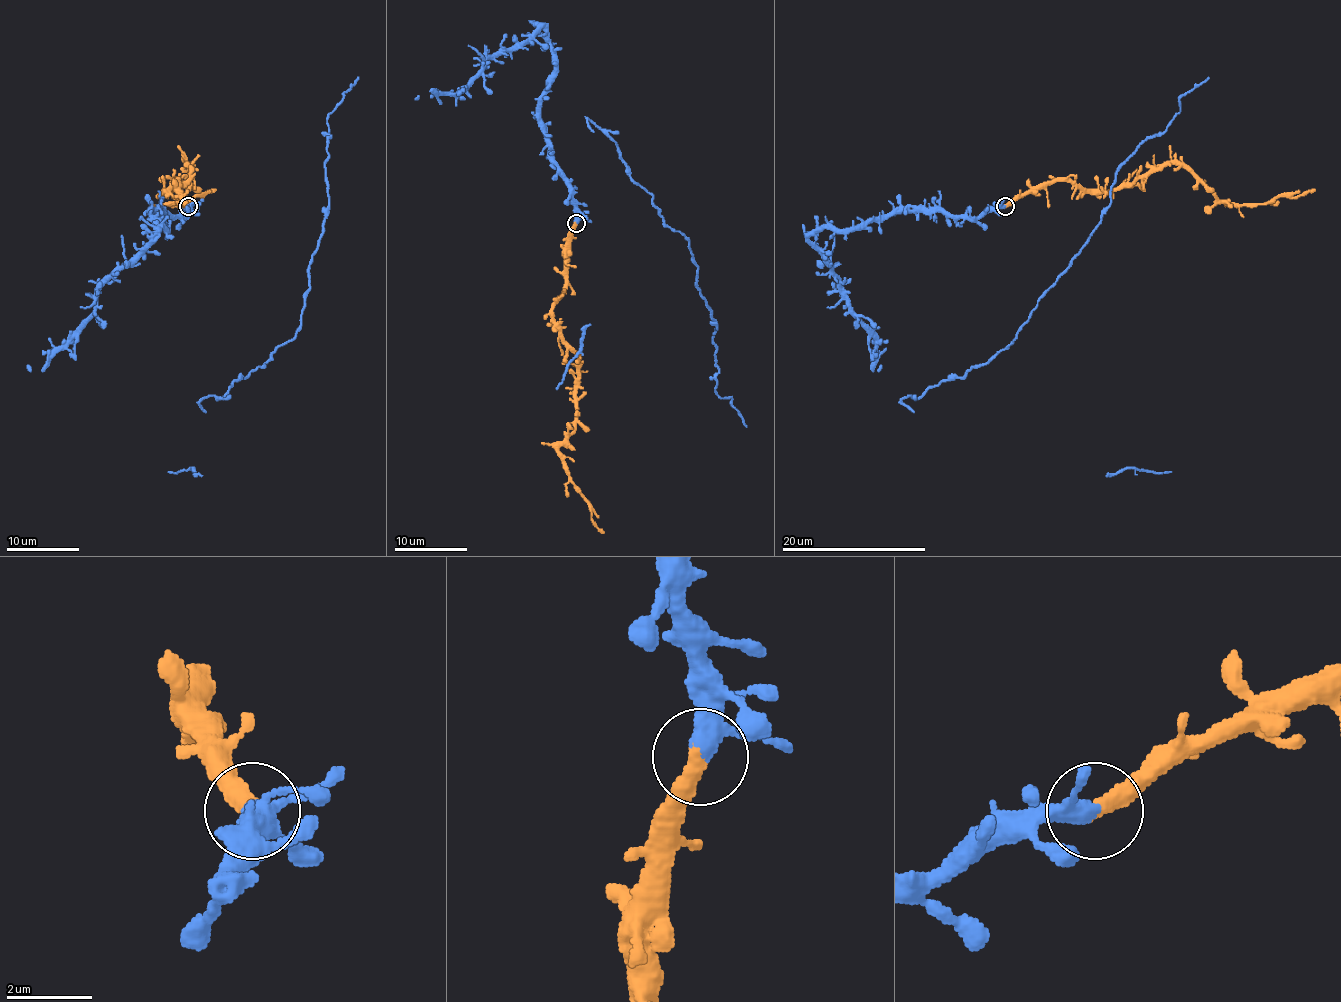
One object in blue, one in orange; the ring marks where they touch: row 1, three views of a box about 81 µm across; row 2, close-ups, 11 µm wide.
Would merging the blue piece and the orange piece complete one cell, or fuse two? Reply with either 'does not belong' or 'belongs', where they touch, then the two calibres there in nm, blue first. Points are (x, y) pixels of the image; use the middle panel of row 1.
belongs; place (576, 223); calibres 360 and 420 nm

